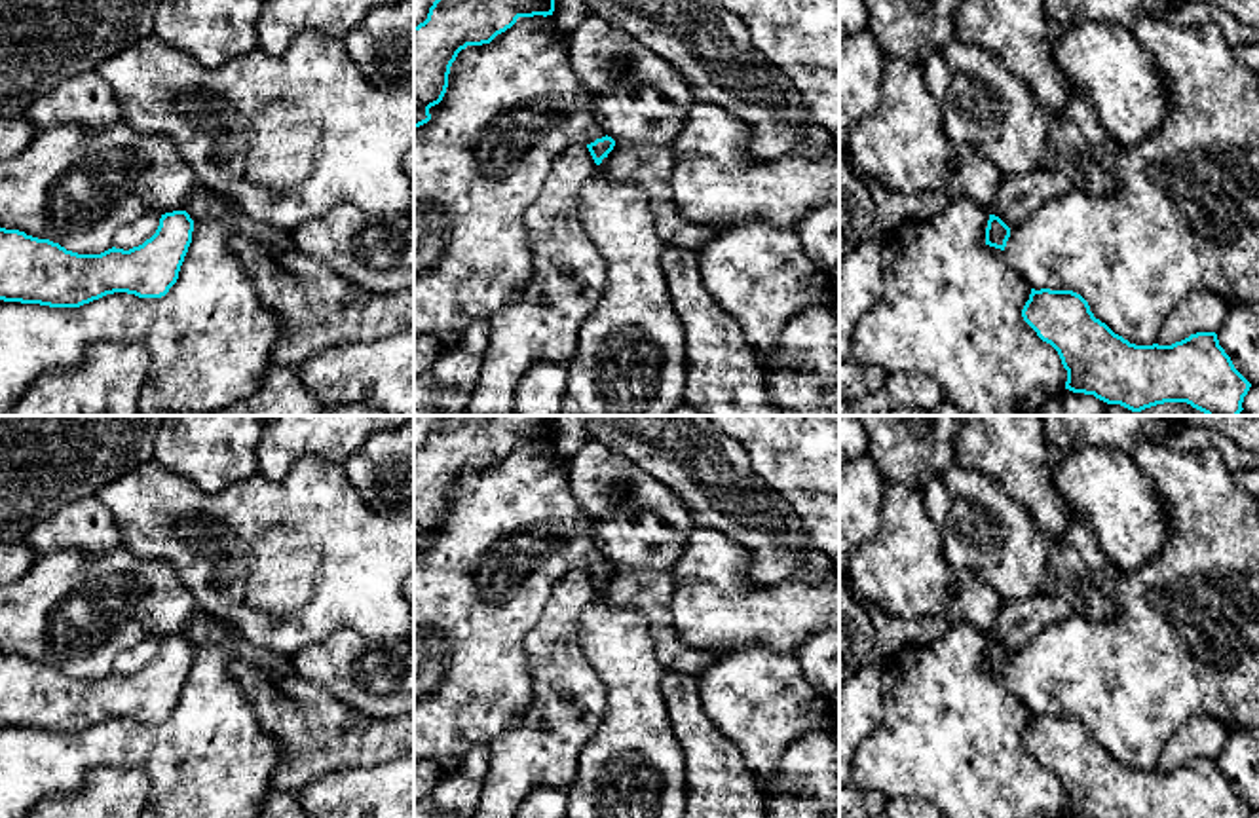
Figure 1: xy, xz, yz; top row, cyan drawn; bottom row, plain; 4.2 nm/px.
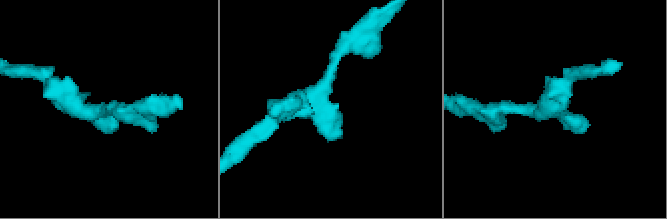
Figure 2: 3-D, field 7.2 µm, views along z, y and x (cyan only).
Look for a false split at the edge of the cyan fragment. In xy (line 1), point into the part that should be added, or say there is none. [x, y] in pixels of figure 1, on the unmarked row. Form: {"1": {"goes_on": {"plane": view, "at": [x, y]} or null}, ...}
{"1": {"goes_on": null}}

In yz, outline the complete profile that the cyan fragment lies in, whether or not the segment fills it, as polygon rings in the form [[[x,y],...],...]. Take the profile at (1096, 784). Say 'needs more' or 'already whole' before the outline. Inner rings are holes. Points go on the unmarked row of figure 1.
already whole; [[[1031,714],[1024,746],[1050,769],[1067,795],[1073,818],[1248,818],[1251,809],[1234,793],[1215,757],[1196,757],[1172,771],[1136,771],[1094,742],[1073,716]]]

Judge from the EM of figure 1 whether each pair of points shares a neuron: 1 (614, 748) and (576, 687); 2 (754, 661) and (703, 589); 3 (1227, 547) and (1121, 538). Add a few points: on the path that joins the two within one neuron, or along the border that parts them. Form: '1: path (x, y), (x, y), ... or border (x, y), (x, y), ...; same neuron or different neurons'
1: border (604, 682), (606, 710), (578, 765); different neurons
2: border (790, 651), (739, 648), (728, 653); different neurons
3: border (1174, 520), (1170, 541), (1134, 570); different neurons

